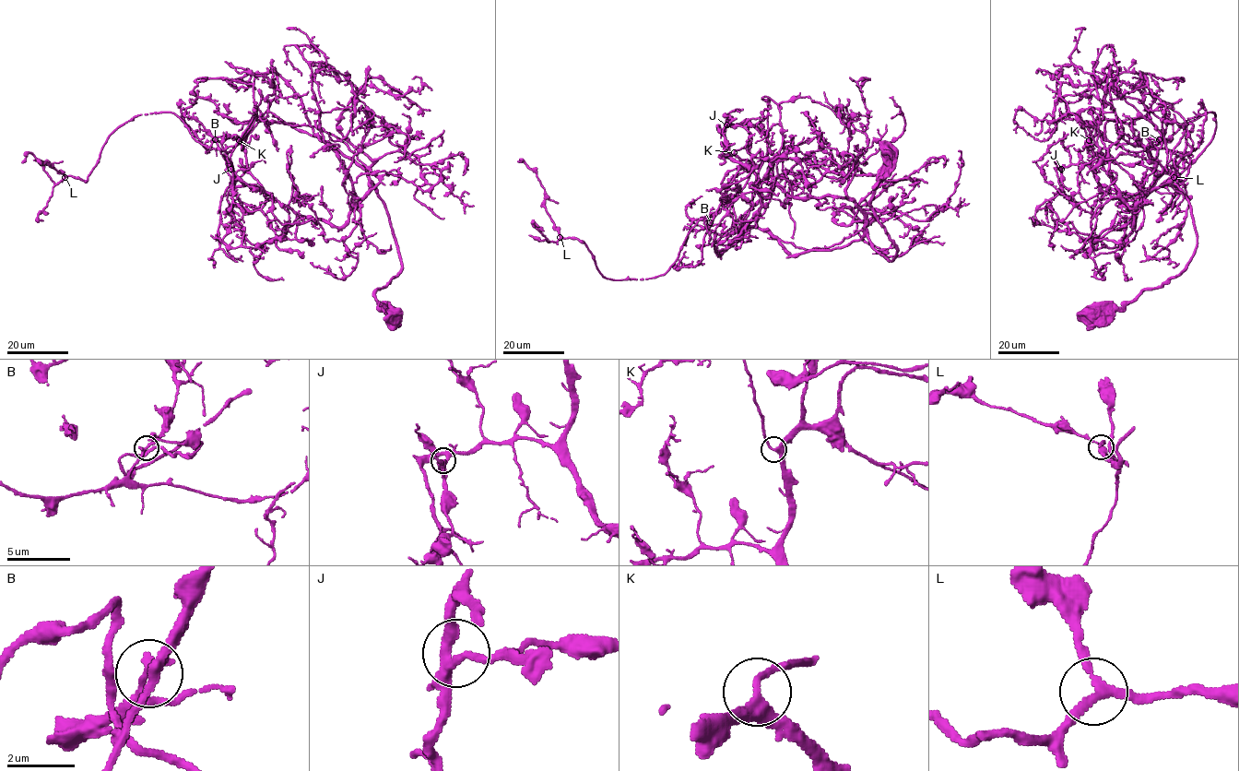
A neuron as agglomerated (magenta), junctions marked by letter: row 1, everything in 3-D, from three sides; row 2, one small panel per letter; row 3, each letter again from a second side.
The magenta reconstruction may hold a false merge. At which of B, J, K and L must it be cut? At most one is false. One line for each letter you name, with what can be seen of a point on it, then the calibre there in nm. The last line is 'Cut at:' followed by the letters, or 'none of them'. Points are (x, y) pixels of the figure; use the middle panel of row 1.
Cut at: none of them

